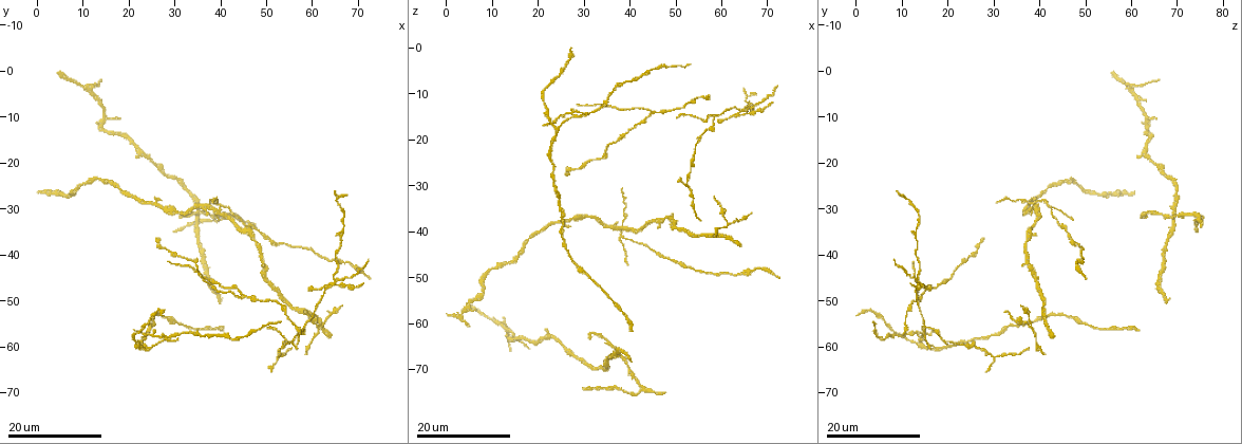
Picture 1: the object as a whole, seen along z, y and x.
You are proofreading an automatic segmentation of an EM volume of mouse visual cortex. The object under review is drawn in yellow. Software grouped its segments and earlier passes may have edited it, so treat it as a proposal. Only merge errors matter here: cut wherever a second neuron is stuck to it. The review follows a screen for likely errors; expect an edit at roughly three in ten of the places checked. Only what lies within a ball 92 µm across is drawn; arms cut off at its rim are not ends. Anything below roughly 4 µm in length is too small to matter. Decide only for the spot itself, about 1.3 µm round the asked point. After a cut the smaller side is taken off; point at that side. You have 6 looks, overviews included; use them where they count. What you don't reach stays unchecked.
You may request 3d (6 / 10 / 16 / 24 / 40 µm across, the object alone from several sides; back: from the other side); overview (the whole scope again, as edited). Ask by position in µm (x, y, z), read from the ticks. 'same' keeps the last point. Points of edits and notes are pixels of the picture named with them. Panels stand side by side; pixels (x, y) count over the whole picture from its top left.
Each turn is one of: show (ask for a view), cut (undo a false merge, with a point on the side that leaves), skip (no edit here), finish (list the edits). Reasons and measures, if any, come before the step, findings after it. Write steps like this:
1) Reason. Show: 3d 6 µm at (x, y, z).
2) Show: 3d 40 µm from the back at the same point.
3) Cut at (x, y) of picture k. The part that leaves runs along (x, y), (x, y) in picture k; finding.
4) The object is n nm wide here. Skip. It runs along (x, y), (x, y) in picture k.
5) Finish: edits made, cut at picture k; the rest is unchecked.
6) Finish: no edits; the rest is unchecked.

Three arms meet. Show: 3d 16 µm at (45.0, 49.5, 14.0).

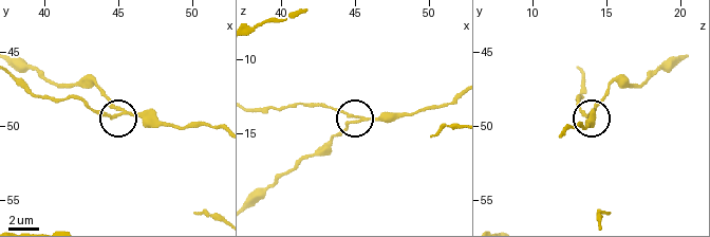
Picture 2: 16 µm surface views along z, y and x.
Show: 3d 10 µm at (44.8, 49.2, 13.8).

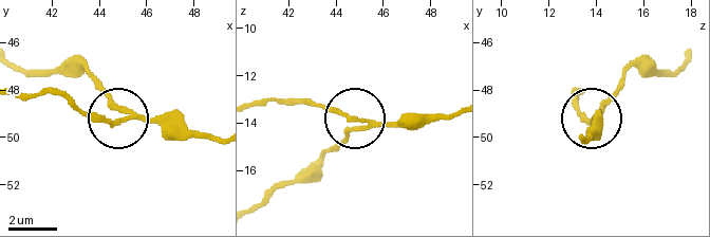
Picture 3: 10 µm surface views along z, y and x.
The side arm is 20 µm long. Skip. Continuous, no second neuron.

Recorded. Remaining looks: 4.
Four arms meet. Show: 3d 16 µm at (64.5, 46.5, 14.0).

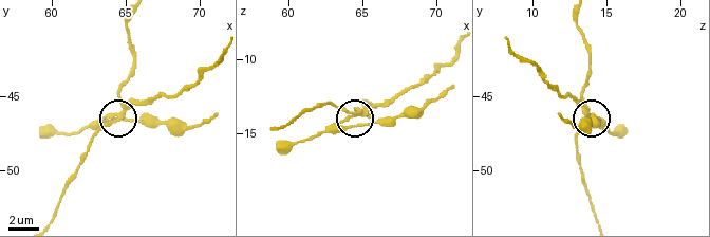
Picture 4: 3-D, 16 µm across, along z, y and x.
Show: 3d 6 µm at (63.8, 46.2, 14.0).

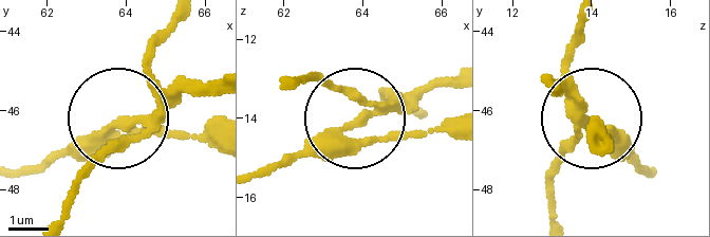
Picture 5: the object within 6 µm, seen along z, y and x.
Cut at (153, 131) of picture 5. The part that leaves runs along (98, 133), (119, 133), (69, 215) in picture 5; a second neuron is stuck on.

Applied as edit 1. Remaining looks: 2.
Branch point. Show: 3d 16 µm at (38.5, 28.5, 41.0).

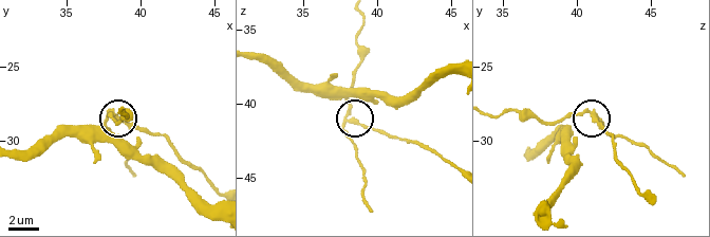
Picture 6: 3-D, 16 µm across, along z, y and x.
Show: 3d 10 µm at (38.2, 28.4, 41.0).

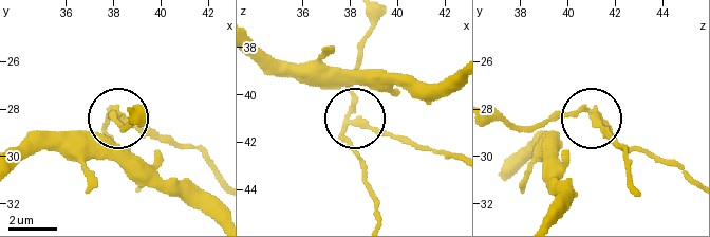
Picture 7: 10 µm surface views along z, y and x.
The side arm is 9 µm long. Cut at (349, 143) of picture 7. The part that leaves runs along (348, 121), (359, 44), (371, 20) in picture 7; two neurons meet here.

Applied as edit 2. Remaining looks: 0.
Finish: edits made, cut at picture 5, cut at picture 7; the rest is unchecked.

